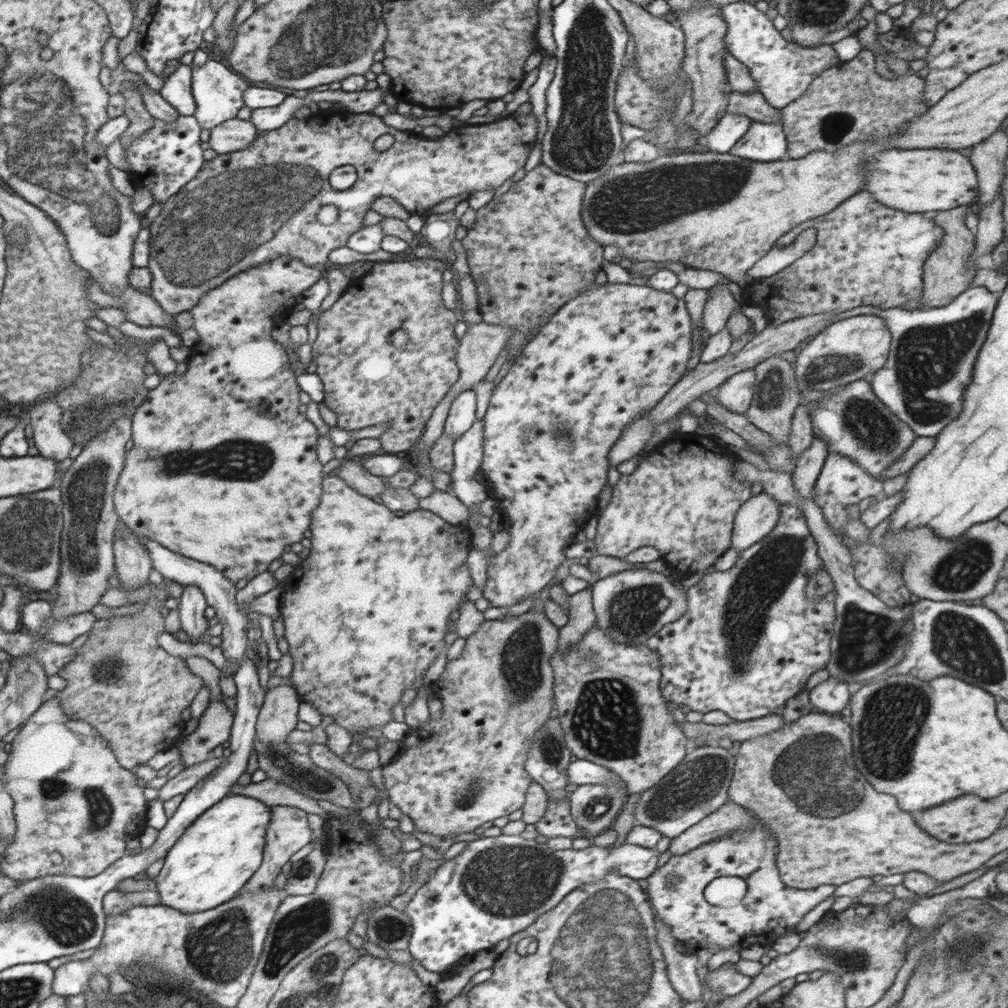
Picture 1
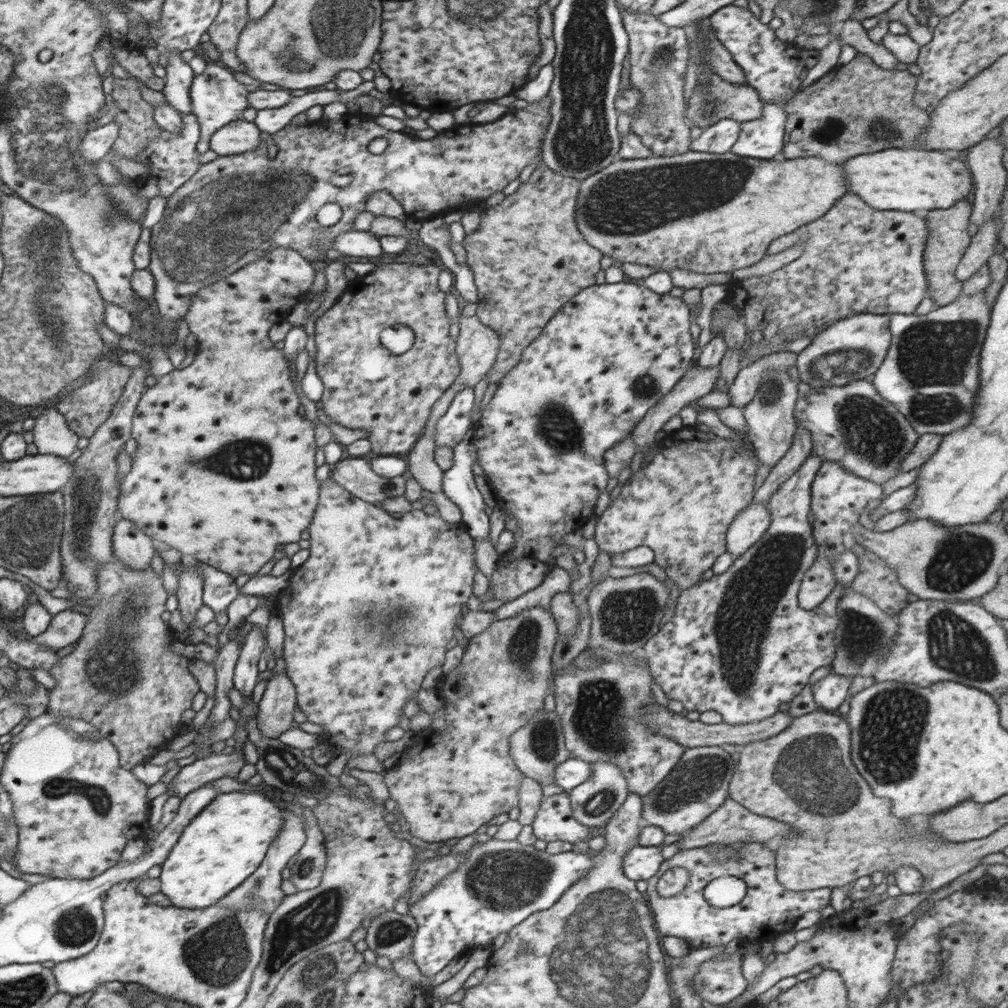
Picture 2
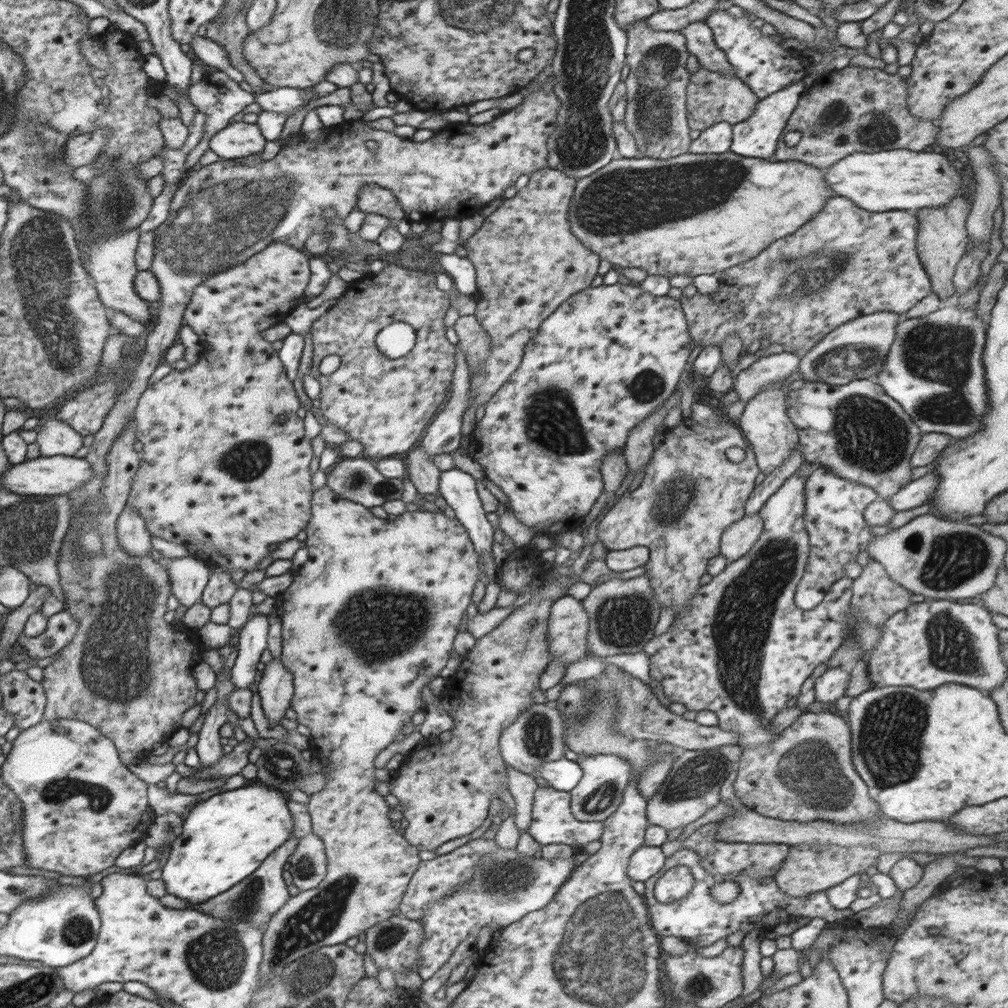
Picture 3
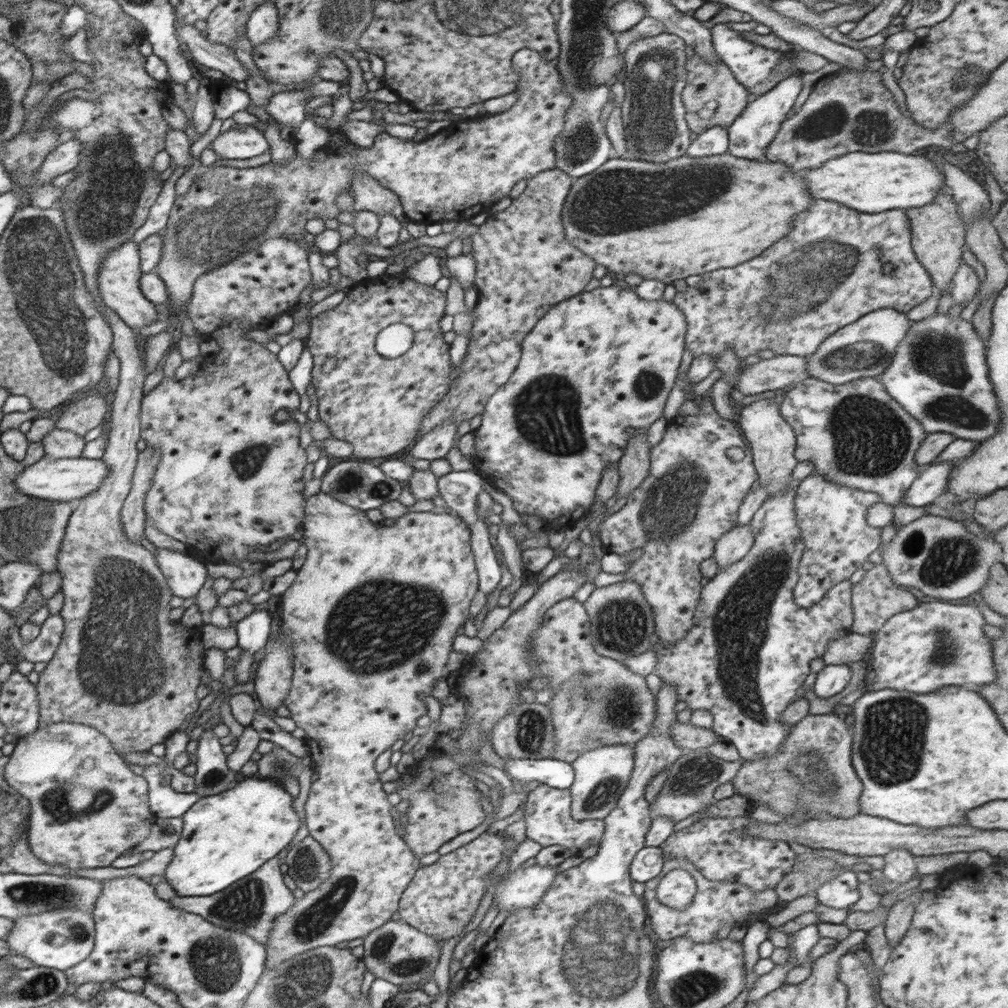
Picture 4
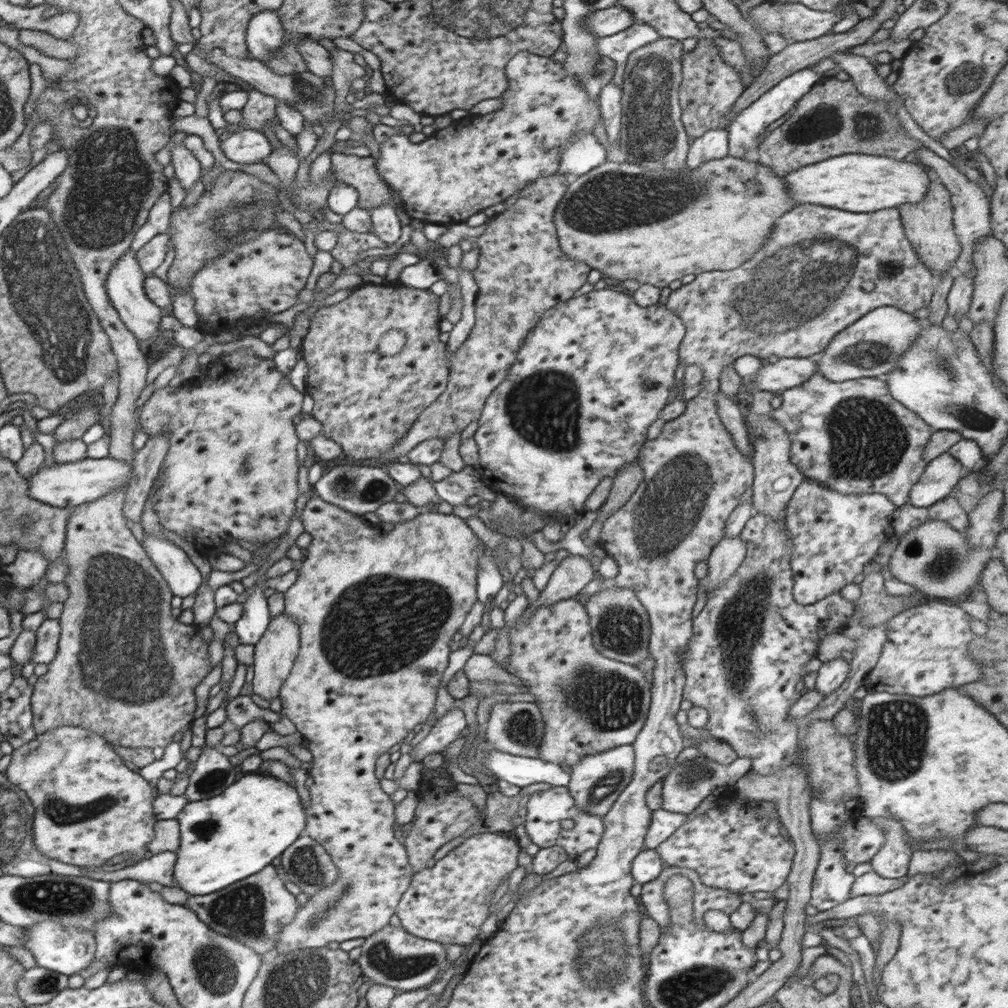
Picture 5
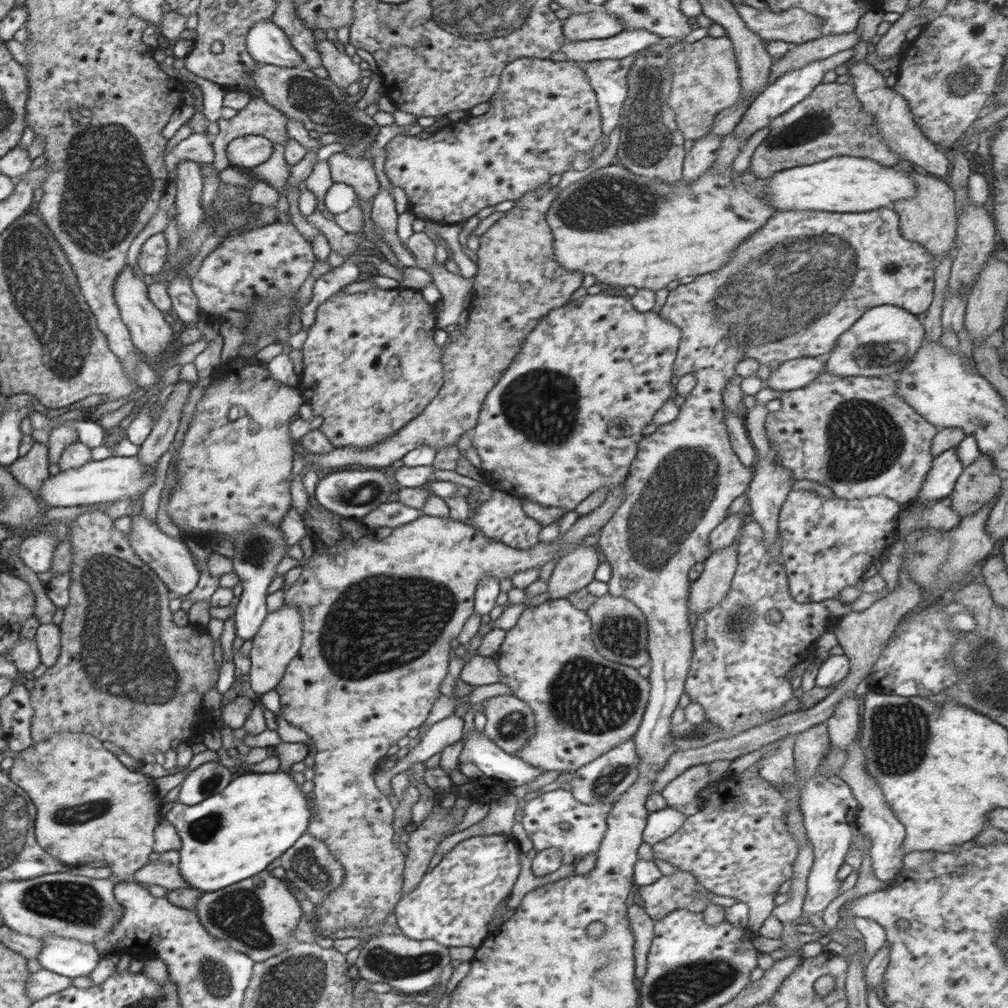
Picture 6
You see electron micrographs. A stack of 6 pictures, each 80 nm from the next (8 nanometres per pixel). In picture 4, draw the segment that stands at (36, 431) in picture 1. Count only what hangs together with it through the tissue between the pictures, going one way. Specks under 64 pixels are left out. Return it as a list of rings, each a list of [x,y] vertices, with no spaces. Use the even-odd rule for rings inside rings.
[[[54,427],[41,440],[45,454],[51,460],[62,458],[79,458],[84,450],[84,437],[78,436],[69,430]]]

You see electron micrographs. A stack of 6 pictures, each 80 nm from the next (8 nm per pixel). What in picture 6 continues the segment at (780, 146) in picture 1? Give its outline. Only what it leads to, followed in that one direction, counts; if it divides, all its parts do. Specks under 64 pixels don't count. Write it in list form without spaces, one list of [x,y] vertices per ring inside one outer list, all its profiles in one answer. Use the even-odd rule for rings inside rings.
[[[853,48],[848,49],[828,58],[811,62],[809,65],[798,67],[794,70],[789,70],[781,77],[778,77],[771,85],[766,86],[745,112],[741,121],[735,126],[735,129],[730,135],[736,135],[741,141],[746,142],[748,138],[757,130],[769,126],[770,122],[777,116],[788,112],[794,105],[802,102],[819,84],[824,80],[824,74],[830,72],[840,65],[844,65],[854,54]]]

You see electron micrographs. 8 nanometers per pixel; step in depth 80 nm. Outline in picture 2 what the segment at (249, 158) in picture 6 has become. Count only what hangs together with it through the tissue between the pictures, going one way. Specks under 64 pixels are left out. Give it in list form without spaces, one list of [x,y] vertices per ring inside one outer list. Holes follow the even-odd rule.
[[[240,118],[217,130],[208,145],[219,156],[244,154],[261,143],[260,132],[254,122]]]

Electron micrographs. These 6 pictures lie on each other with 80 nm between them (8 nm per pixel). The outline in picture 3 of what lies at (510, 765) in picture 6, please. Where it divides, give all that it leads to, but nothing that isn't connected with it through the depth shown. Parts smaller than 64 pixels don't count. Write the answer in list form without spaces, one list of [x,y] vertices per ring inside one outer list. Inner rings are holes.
[[[566,757],[552,762],[543,762],[537,768],[537,774],[548,782],[549,786],[562,792],[571,792],[582,778],[582,769],[577,761]]]

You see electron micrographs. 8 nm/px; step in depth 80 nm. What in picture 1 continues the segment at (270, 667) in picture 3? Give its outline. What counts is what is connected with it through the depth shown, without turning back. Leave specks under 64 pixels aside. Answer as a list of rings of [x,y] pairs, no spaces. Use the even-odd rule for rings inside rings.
[[[282,684],[266,691],[264,706],[258,714],[255,736],[260,744],[286,743],[288,734],[299,722],[300,697],[292,686]]]

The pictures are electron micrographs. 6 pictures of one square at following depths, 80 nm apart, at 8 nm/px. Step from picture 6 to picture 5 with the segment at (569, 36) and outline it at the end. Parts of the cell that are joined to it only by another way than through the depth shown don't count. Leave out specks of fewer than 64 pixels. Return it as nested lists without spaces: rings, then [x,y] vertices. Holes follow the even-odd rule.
[[[617,4],[605,9],[595,10],[583,20],[583,26],[597,38],[618,34],[634,23],[633,14]]]

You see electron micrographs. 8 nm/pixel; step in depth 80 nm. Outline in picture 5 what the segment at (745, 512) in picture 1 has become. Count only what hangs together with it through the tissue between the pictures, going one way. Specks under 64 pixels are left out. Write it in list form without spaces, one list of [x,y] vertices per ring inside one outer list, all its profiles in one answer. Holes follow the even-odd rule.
[[[739,536],[724,537],[705,560],[708,563],[708,574],[700,579],[704,592],[711,592],[730,578],[742,564],[746,554],[746,543]]]

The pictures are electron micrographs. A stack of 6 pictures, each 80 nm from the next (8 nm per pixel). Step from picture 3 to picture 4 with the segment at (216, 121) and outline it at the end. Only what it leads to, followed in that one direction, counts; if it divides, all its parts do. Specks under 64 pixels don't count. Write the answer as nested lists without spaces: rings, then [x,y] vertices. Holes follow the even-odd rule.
[[[228,77],[220,80],[212,80],[211,103],[215,116],[226,120],[235,112],[246,109],[249,104],[249,94],[235,87],[236,82]],[[177,166],[170,178],[163,183],[162,191],[158,195],[158,199],[150,208],[150,215],[140,229],[136,230],[133,236],[134,243],[140,244],[149,236],[164,233],[169,223],[169,217],[176,201],[175,185],[178,179],[186,172],[186,168]]]

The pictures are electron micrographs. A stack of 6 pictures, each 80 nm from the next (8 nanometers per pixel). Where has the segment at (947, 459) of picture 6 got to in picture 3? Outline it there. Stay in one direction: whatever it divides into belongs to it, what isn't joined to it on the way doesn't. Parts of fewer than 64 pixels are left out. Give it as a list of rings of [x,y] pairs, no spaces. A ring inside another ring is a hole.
[[[927,473],[915,481],[910,481],[902,487],[893,497],[888,499],[890,506],[895,511],[912,510],[917,506],[922,506],[931,500],[939,483],[939,476],[936,473]]]

